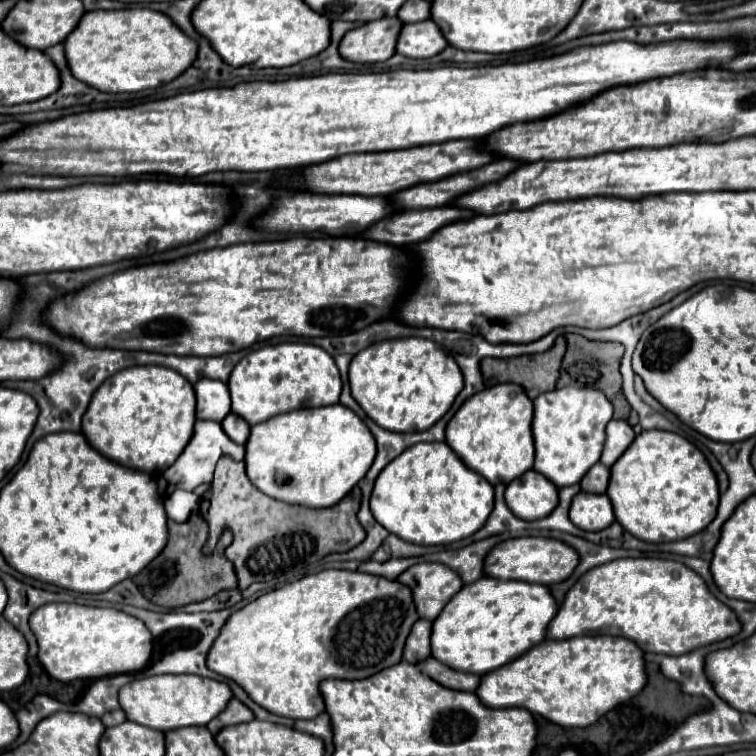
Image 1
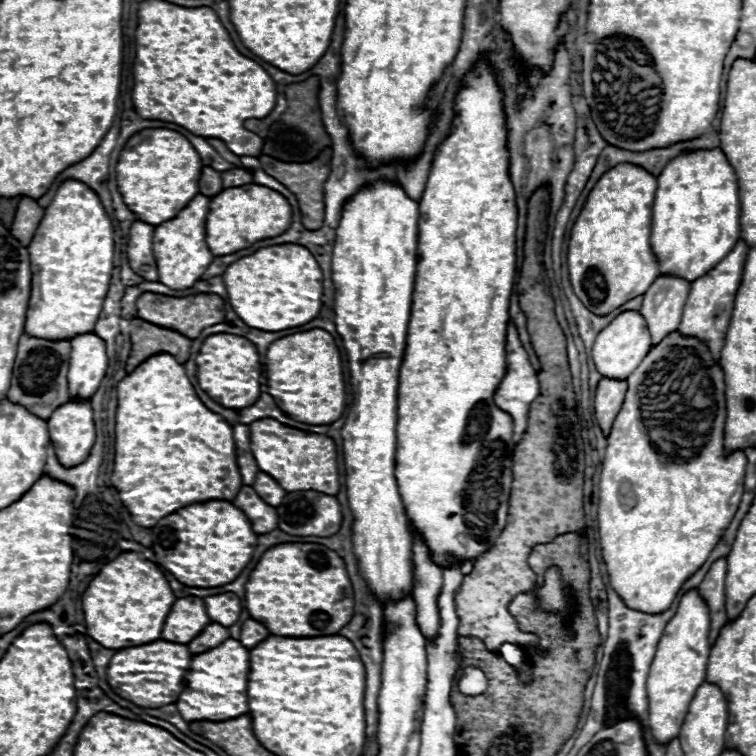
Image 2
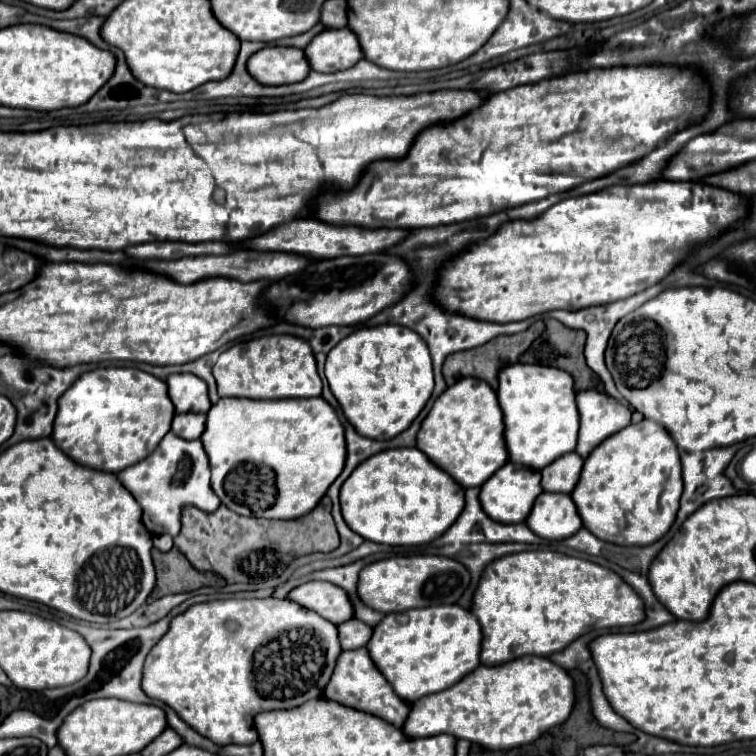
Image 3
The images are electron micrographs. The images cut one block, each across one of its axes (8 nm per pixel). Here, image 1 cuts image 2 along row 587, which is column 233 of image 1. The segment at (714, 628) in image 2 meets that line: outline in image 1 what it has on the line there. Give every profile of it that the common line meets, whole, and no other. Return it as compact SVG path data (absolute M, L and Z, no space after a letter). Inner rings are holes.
M232 698L232 700L228 702L228 706L224 708L224 712L220 712L214 720L208 722L208 730L210 730L212 734L218 734L218 732L220 732L222 728L226 728L226 726L242 724L242 722L250 722L250 720L254 720L254 714L252 714L242 702L238 702L236 698Z

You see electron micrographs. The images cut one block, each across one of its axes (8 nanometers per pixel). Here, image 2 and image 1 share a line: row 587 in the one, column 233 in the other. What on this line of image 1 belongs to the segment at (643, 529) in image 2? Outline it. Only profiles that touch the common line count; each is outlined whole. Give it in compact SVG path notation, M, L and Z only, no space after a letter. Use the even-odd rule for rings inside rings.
M324 570L234 610L214 640L206 666L234 680L268 712L310 720L324 712L318 690L322 680L370 678L398 664L416 620L412 594L404 584L362 572Z

